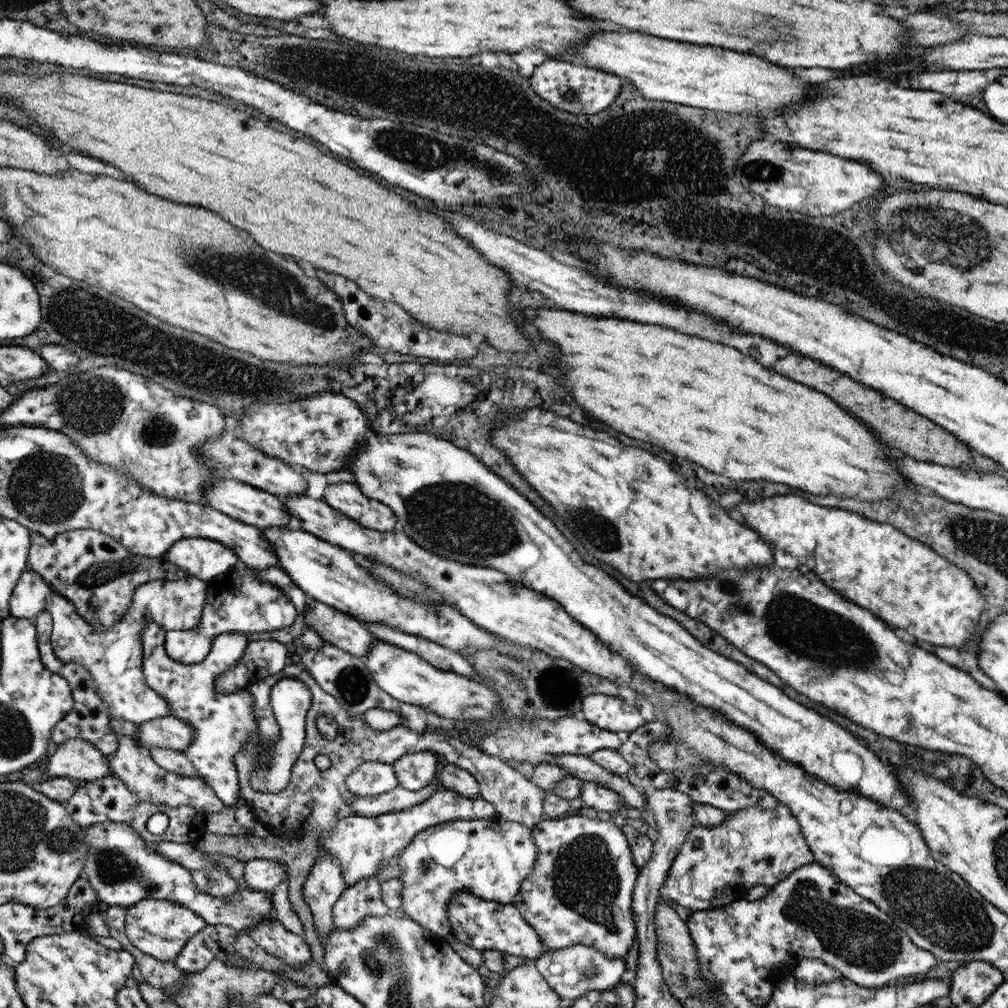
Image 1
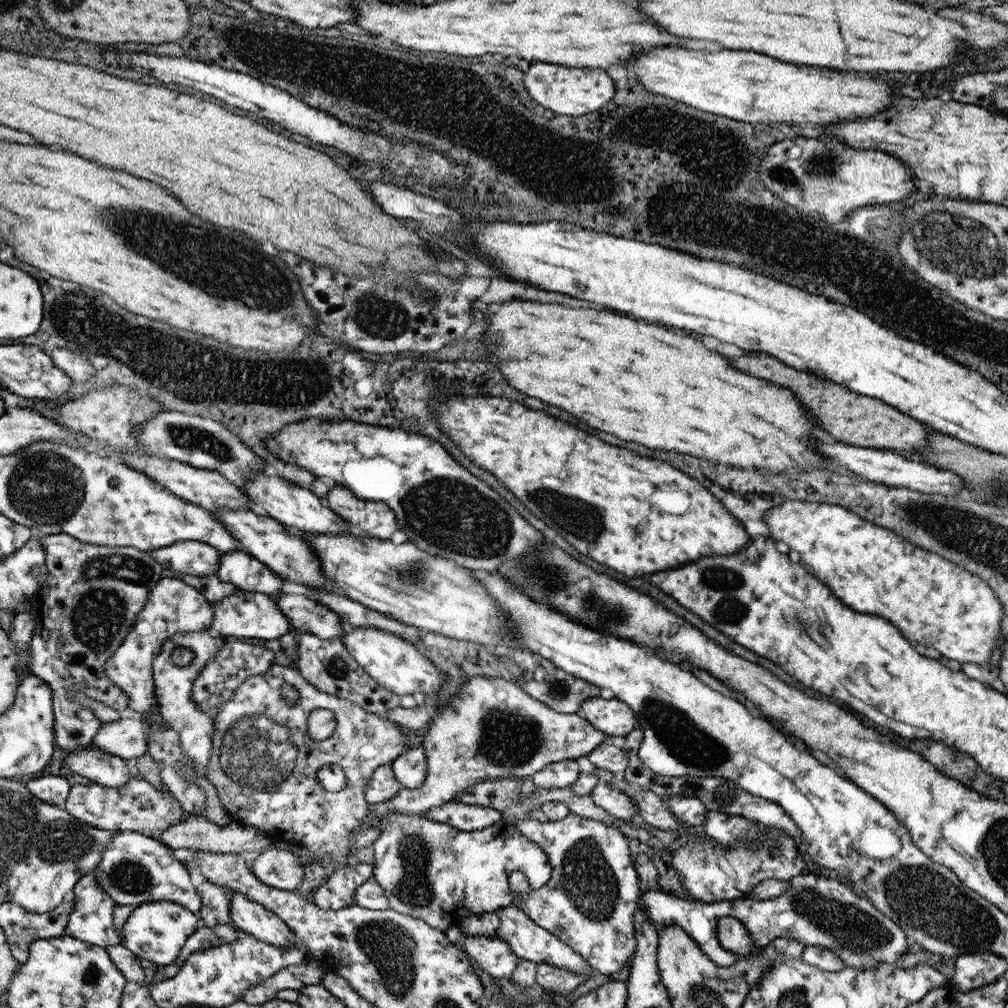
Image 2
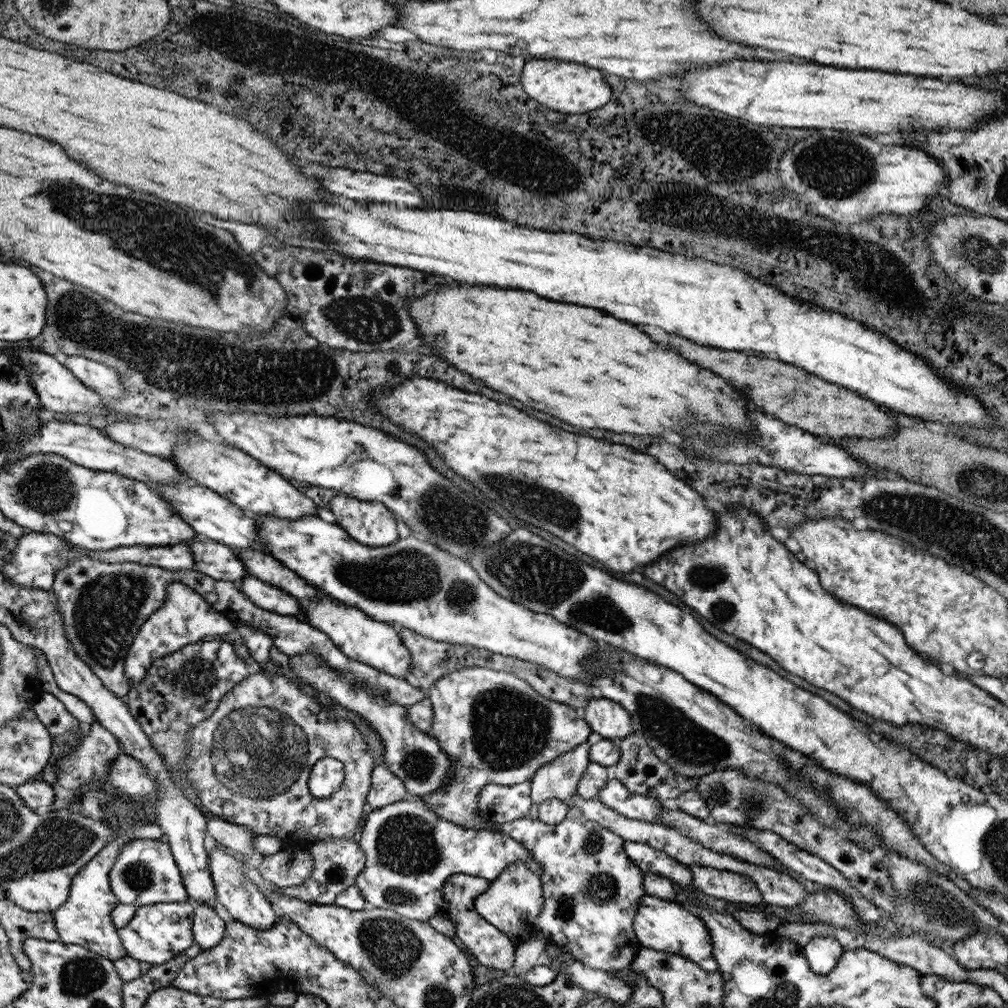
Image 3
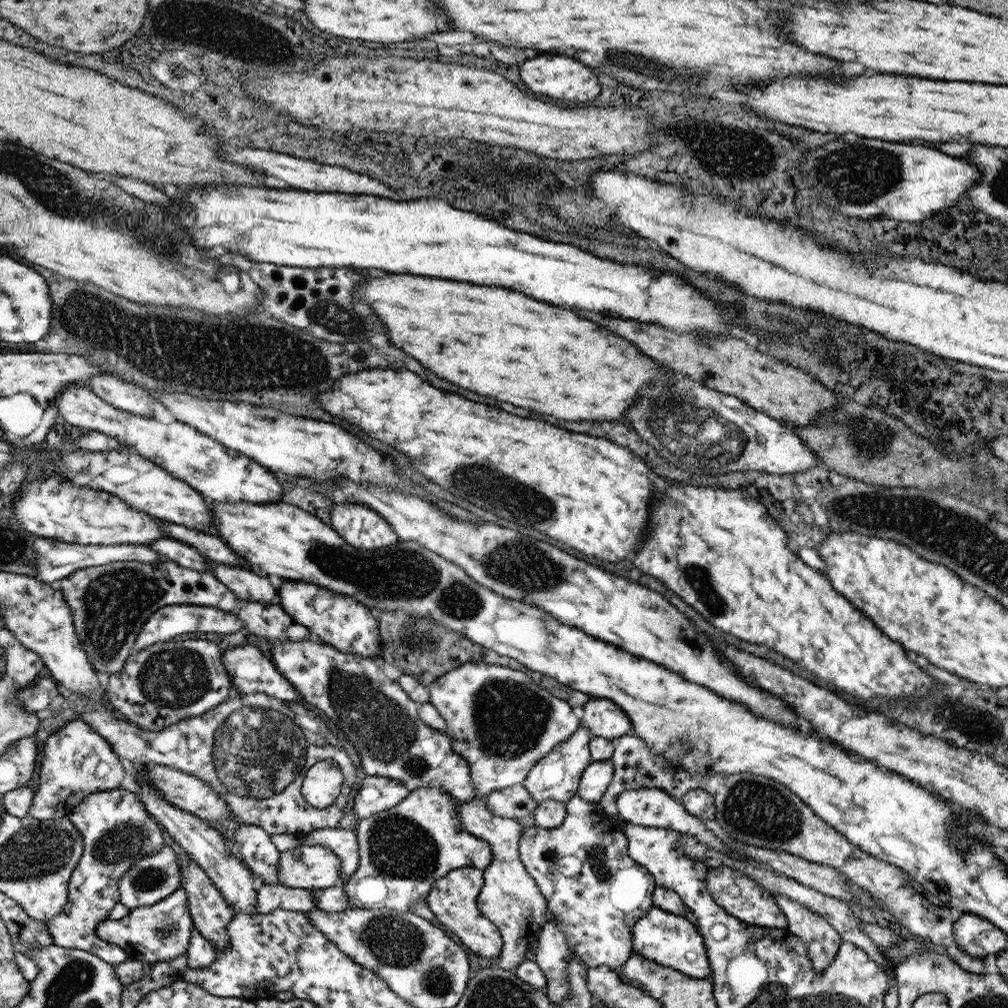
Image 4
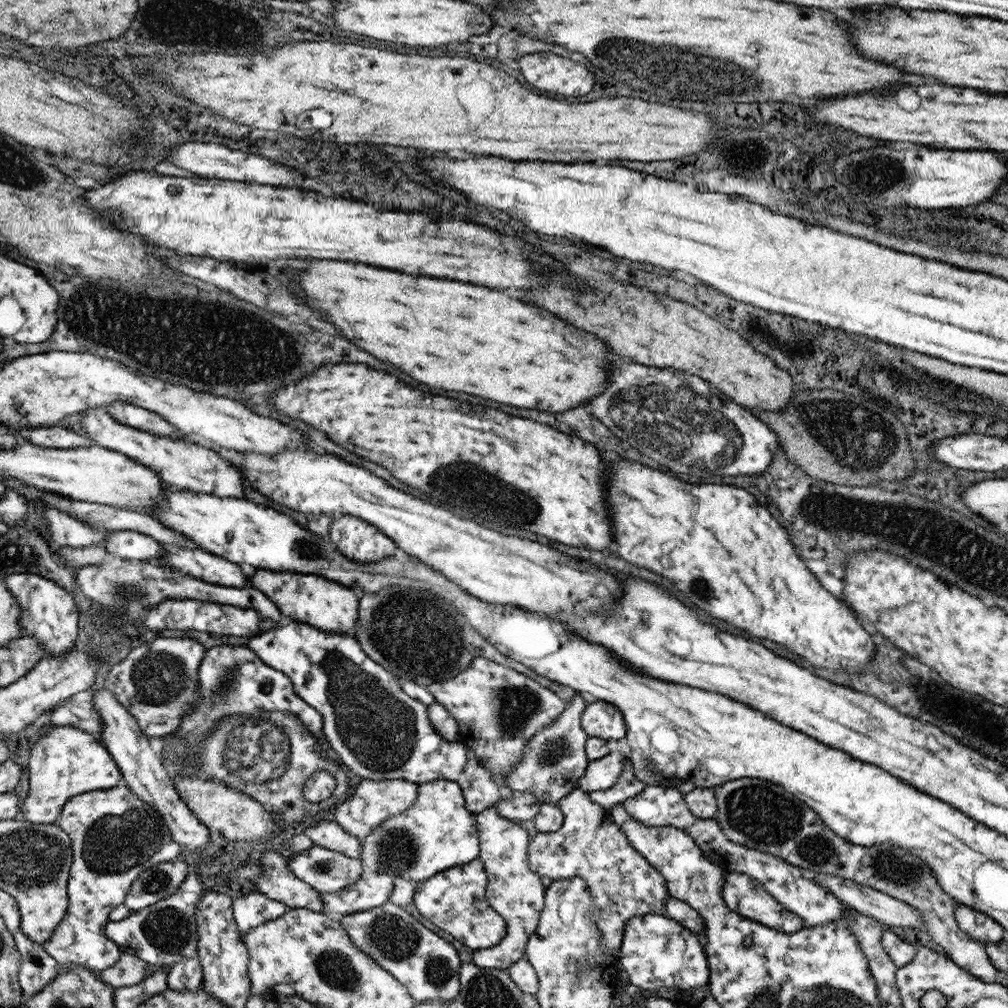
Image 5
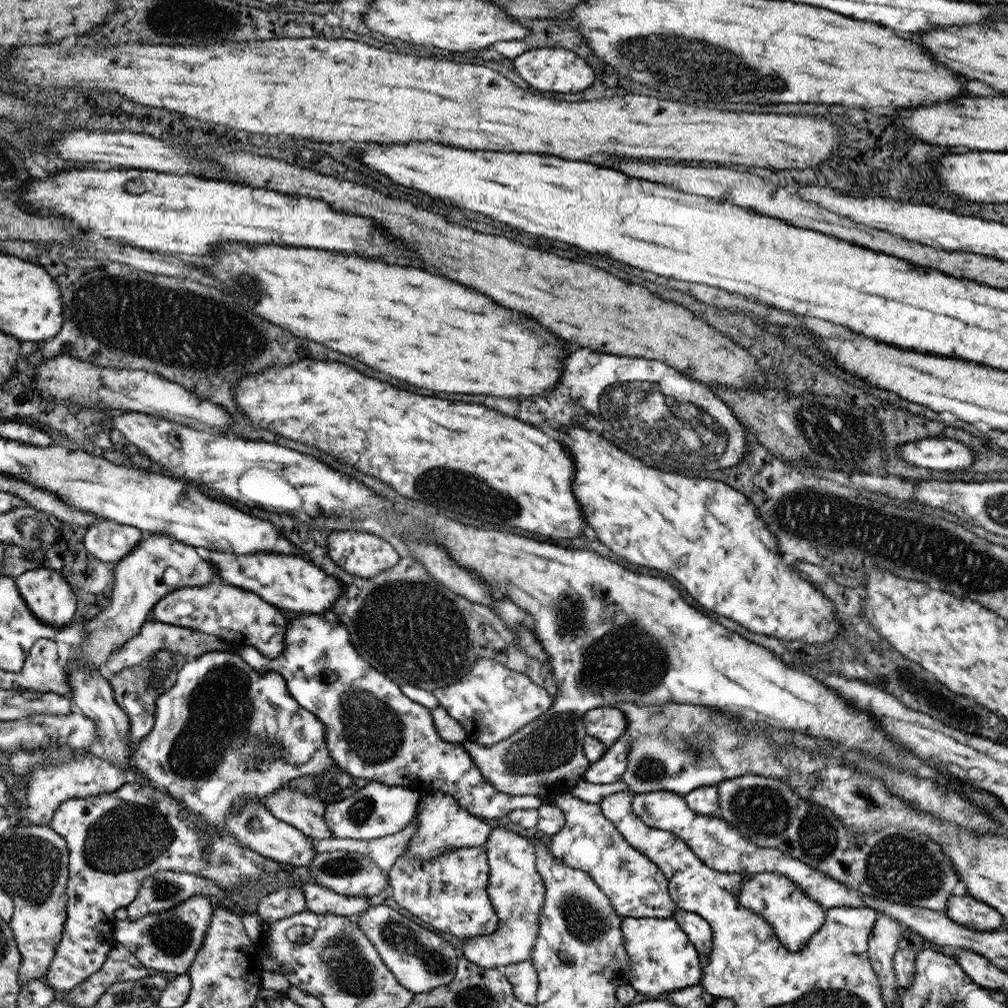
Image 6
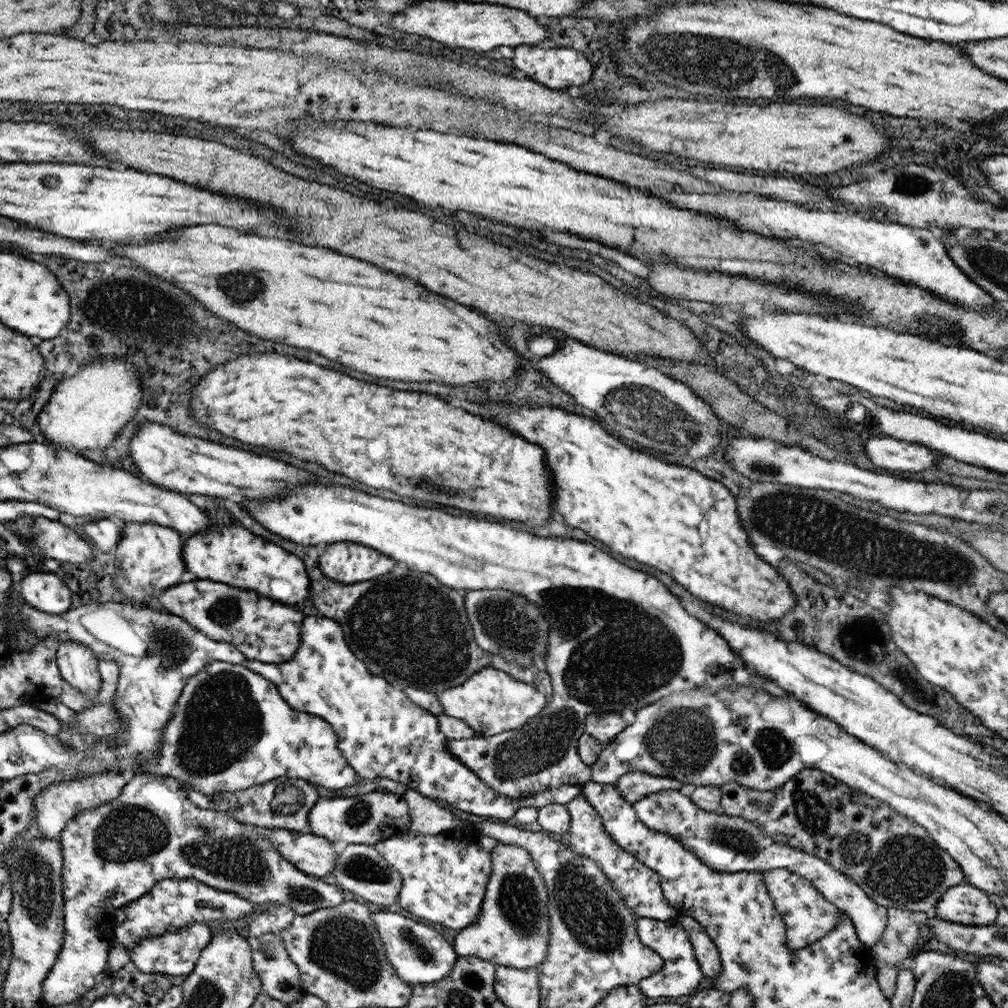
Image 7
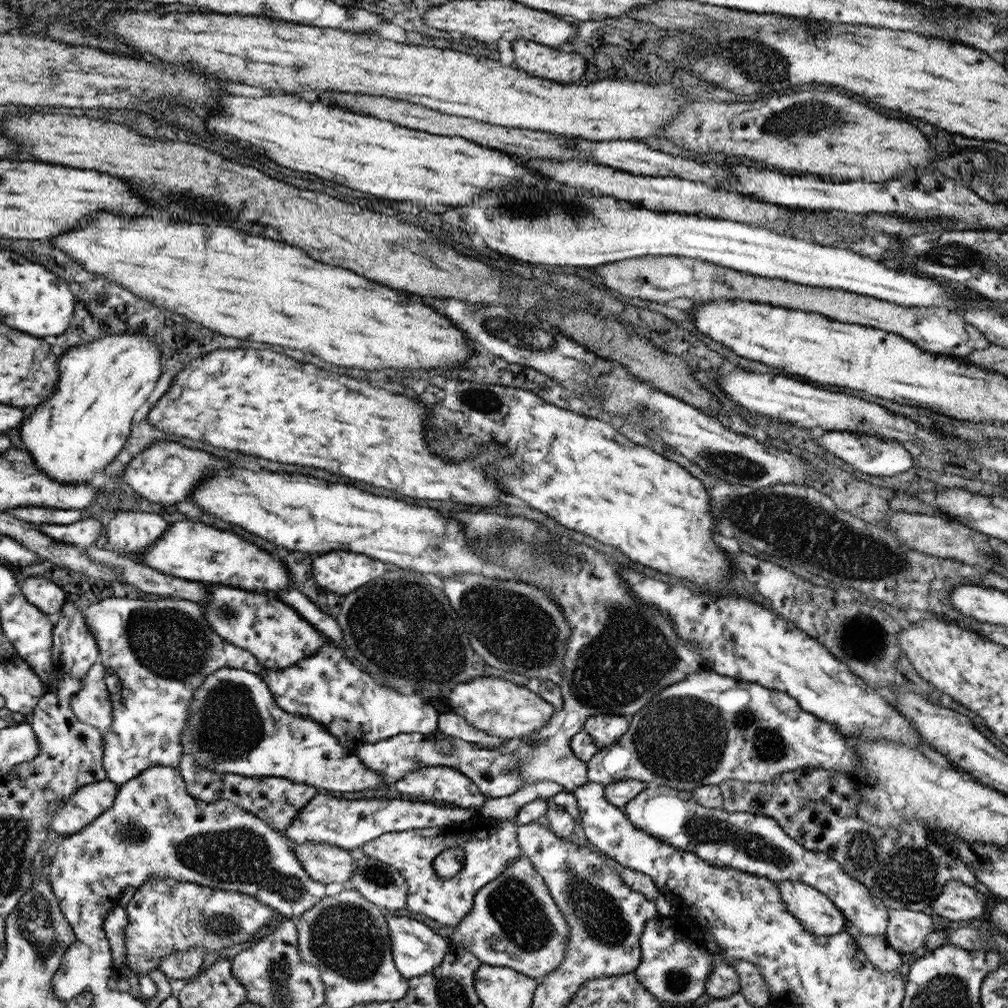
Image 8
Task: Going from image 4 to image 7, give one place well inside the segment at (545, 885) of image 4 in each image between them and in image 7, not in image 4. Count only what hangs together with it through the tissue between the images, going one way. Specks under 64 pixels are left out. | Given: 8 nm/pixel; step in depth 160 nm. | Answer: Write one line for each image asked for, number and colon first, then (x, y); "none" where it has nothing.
5: (588, 845)
6: (635, 887)
7: (637, 885)

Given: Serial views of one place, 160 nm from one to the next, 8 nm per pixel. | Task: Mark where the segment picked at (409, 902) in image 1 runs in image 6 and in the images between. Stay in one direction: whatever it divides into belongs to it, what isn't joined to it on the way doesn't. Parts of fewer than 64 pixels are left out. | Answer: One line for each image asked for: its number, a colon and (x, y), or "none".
2: (433, 872)
3: (410, 853)
4: (403, 851)
5: (437, 832)
6: (115, 840)

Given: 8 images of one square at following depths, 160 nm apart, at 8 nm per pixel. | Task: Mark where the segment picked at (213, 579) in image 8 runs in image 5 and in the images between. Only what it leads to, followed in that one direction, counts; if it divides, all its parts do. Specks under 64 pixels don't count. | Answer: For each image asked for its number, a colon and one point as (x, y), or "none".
5: (308, 598)
6: (291, 583)
7: (231, 554)

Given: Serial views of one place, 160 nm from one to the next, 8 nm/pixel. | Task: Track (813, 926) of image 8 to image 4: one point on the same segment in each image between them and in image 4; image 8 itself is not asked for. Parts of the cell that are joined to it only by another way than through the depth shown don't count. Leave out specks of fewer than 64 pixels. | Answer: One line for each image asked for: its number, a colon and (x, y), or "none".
4: (733, 891)
5: (741, 894)
6: (794, 917)
7: (807, 916)

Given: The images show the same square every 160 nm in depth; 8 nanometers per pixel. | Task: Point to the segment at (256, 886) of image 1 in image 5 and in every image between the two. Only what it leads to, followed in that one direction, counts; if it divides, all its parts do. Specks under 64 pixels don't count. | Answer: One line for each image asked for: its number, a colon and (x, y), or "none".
2: (279, 869)
3: (286, 868)
4: (305, 867)
5: (326, 871)

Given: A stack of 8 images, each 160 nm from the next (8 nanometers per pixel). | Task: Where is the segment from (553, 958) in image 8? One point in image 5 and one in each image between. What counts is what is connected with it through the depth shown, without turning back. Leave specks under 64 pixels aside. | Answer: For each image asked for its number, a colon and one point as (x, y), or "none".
5: (513, 890)
6: (516, 891)
7: (512, 930)

